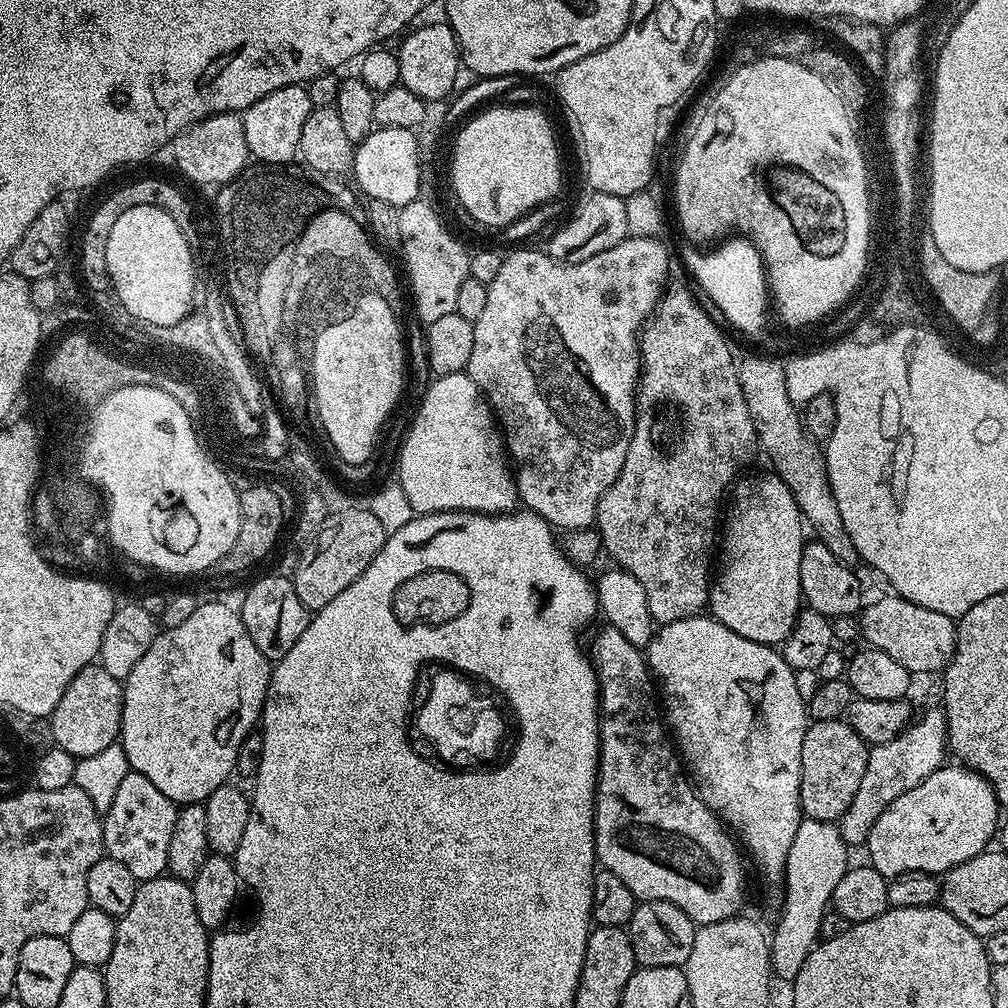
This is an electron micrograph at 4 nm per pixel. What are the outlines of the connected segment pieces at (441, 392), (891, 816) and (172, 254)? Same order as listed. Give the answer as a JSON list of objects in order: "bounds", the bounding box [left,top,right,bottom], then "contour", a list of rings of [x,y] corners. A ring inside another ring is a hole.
[{"bounds":[398,371,517,514],"contour":[[[467,371],[437,376],[412,420],[412,429],[400,448],[398,482],[410,498],[413,513],[486,512],[499,514],[517,507],[516,477],[506,455],[506,445],[498,421],[480,393],[480,387],[468,377]]]},{"bounds":[866,766,1001,878],"contour":[[[941,766],[930,774],[914,790],[906,790],[902,798],[894,798],[886,810],[882,810],[882,818],[874,822],[874,826],[868,835],[866,851],[870,859],[871,867],[878,870],[885,878],[895,878],[902,876],[906,872],[931,872],[933,874],[943,874],[974,858],[979,852],[985,851],[988,844],[993,843],[998,832],[998,821],[1001,819],[1001,805],[996,802],[996,791],[989,786],[984,777],[973,772],[971,768],[955,766],[948,768]]]},{"bounds":[106,206,197,326],"contour":[[[136,206],[126,210],[110,230],[106,243],[107,279],[112,280],[115,299],[134,318],[168,326],[185,315],[194,303],[192,291],[197,269],[192,266],[189,238],[181,221],[158,206]]]}]

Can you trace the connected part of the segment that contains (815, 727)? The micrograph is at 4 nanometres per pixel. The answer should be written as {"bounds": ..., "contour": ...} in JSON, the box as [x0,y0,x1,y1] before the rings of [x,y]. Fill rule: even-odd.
{"bounds":[799,719,869,821],"contour":[[[845,719],[813,721],[802,742],[799,798],[801,813],[814,821],[839,821],[850,806],[866,770],[869,745]]]}

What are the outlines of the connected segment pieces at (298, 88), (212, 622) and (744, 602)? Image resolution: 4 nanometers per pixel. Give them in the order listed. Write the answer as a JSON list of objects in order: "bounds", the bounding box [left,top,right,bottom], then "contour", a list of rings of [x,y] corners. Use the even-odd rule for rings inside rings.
[{"bounds":[242,84,312,165],"contour":[[[302,84],[282,86],[282,90],[274,90],[274,94],[268,94],[266,98],[260,98],[258,102],[254,102],[254,106],[245,108],[242,113],[248,150],[254,152],[257,161],[261,164],[291,165],[291,160],[295,161],[298,156],[298,138],[302,138],[302,125],[305,124],[306,118],[310,118],[312,110],[310,94],[307,87]]]},{"bounds":[118,603,273,806],"contour":[[[197,603],[194,614],[190,614],[190,618],[186,618],[186,622],[182,622],[179,626],[173,628],[163,629],[157,635],[150,646],[150,650],[146,650],[146,654],[142,654],[138,666],[134,666],[134,670],[130,670],[130,674],[122,682],[124,705],[122,706],[122,722],[120,723],[118,743],[125,750],[129,769],[148,778],[166,798],[172,799],[177,806],[199,804],[207,800],[210,794],[214,794],[214,790],[218,790],[218,786],[229,783],[230,777],[236,771],[236,759],[242,742],[261,723],[264,699],[270,686],[273,667],[273,661],[266,659],[262,650],[258,650],[258,646],[254,646],[254,638],[250,638],[239,611],[233,605],[231,608],[228,604]]]},{"bounds":[708,472,806,646],"contour":[[[768,472],[742,480],[733,487],[726,524],[722,526],[720,568],[709,587],[708,608],[713,619],[736,634],[759,644],[776,646],[788,639],[802,610],[801,554],[806,543],[804,519],[789,486],[776,473]]]}]

